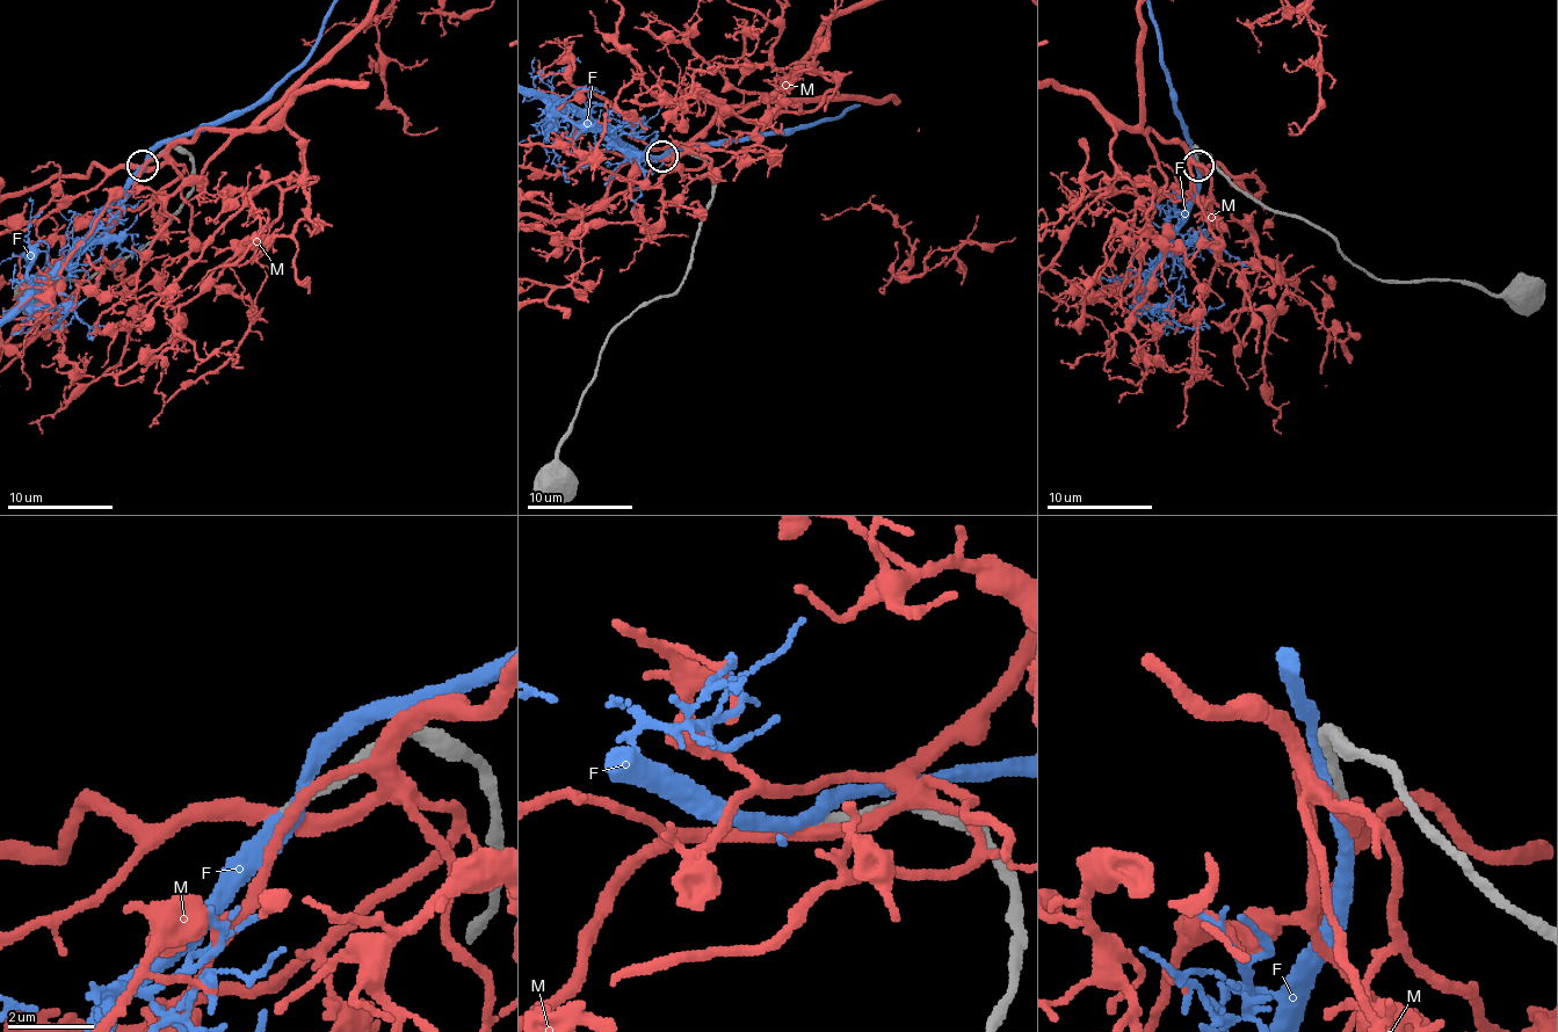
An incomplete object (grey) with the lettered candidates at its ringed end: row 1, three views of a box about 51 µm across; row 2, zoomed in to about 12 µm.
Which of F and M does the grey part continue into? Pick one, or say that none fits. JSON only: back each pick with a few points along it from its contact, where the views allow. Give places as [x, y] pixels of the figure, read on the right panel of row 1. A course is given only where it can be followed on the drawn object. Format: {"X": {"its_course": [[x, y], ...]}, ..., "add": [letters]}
{"add": ["F"]}

